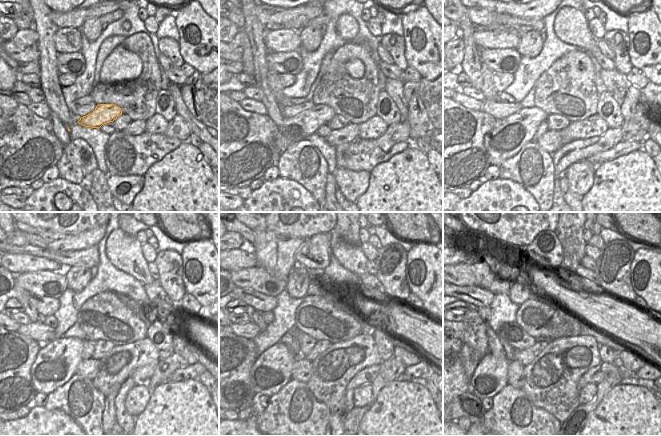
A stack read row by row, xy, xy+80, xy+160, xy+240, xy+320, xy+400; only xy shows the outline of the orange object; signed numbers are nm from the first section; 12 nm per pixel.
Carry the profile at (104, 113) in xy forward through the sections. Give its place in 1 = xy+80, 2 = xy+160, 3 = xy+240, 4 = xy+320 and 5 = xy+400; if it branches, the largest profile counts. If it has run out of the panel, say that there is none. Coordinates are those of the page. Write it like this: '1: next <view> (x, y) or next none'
1: next xy+80 (296, 128)
2: next xy+160 (509, 135)
3: next xy+240 (56, 362)
4: next xy+320 (272, 370)
5: next xy+400 (490, 376)

